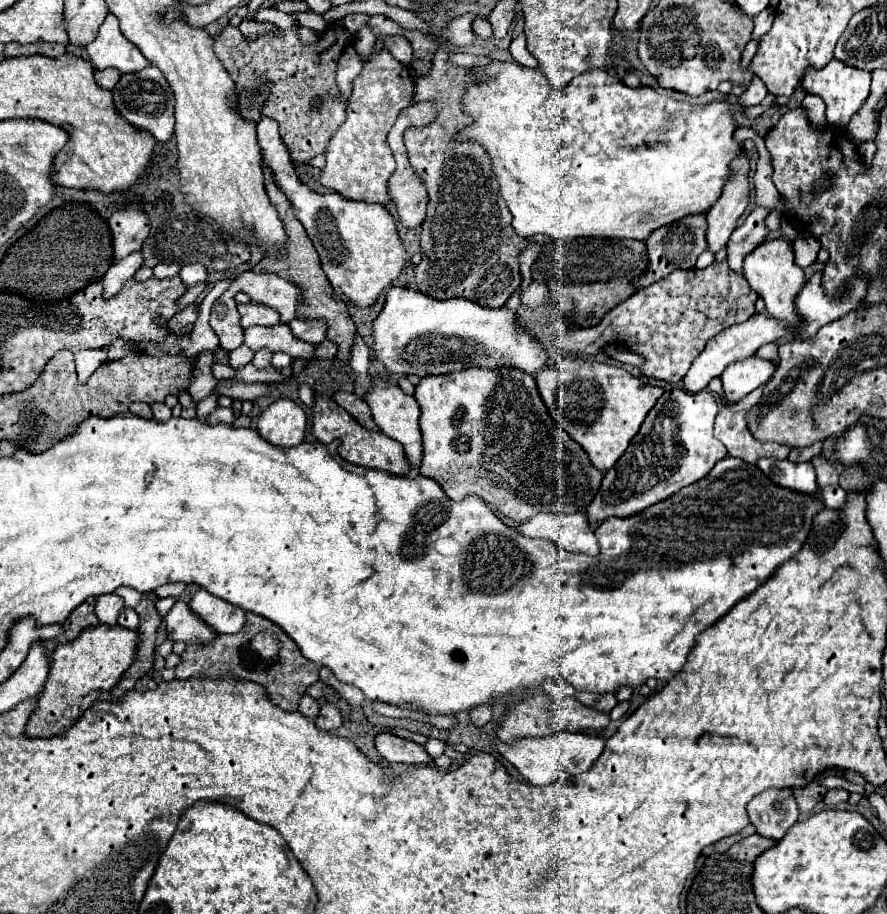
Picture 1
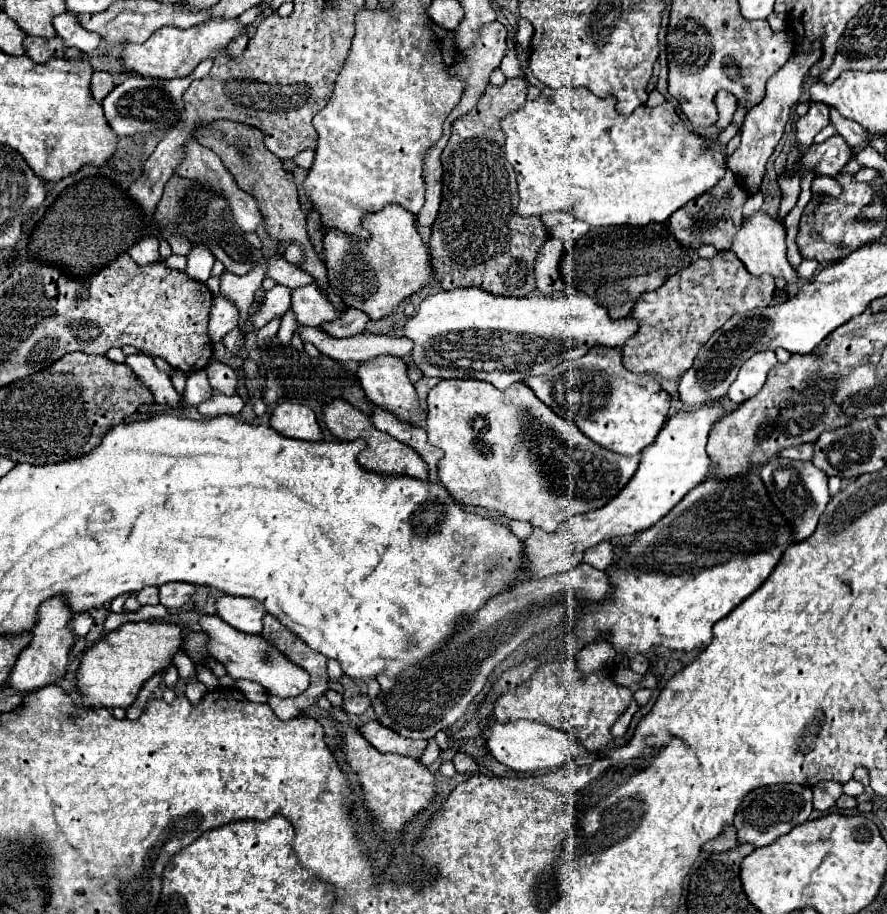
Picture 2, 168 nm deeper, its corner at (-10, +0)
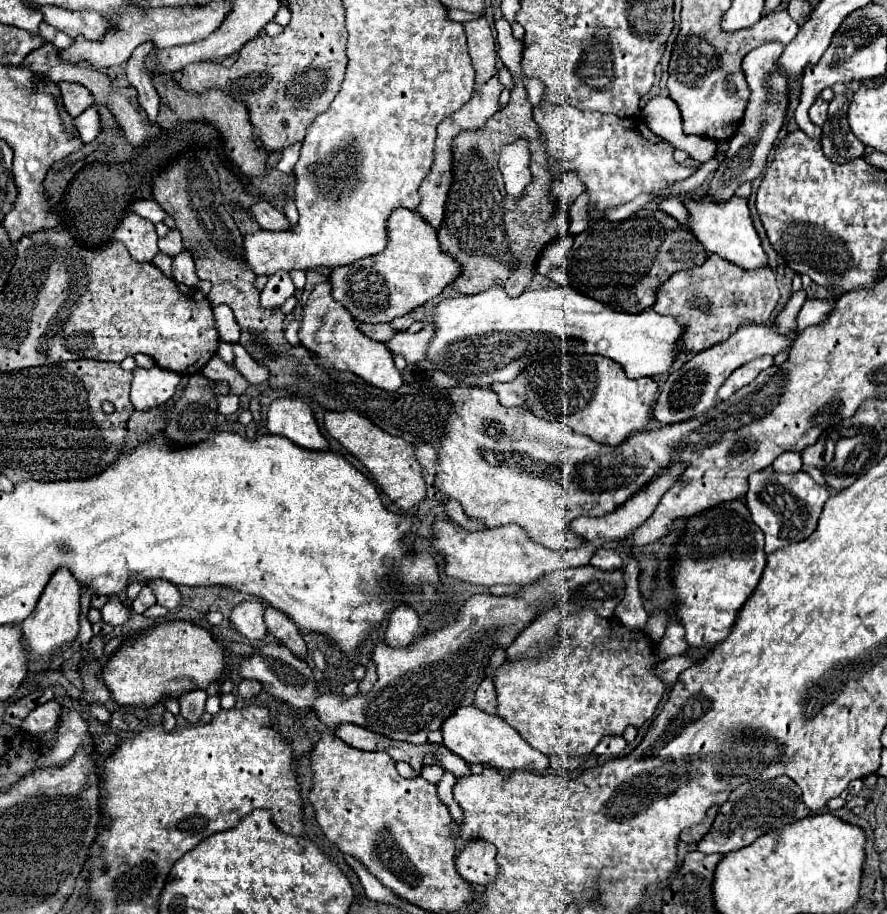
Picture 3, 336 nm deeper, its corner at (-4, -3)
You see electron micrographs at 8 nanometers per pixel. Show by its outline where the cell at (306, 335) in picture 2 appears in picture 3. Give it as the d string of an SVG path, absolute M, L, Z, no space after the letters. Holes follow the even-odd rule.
M425 325L419 333L401 331L397 337L393 337L393 341L385 345L391 349L391 353L403 355L407 363L419 363L427 359L427 347L433 335L435 335L435 325Z

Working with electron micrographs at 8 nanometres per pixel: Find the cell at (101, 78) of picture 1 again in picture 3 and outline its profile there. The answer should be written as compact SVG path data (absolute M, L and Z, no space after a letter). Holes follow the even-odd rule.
M61 81L59 89L61 89L65 111L71 117L77 117L79 113L83 113L93 103L93 95L89 93L89 89L79 85L79 83L65 83L65 81Z

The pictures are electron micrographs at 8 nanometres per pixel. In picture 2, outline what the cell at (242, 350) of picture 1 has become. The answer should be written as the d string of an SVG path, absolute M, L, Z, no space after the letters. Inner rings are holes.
M239 328L227 332L225 338L223 338L223 344L225 344L227 350L231 350L231 352L233 352L235 356L239 356L239 358L247 358L247 356L249 356L249 350L247 350L247 346L245 346L245 336L241 334Z

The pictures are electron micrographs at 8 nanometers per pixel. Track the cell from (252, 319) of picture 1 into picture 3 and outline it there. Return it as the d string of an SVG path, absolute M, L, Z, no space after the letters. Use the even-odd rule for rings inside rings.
M277 273L277 277L269 277L267 285L261 291L261 305L267 309L281 307L295 293L295 285L289 273Z

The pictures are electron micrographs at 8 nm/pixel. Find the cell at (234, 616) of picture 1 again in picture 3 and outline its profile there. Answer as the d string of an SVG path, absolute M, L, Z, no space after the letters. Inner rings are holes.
M259 599L241 601L231 611L231 623L247 639L265 641L269 631L267 631L267 625L263 621L263 609L265 609L265 605Z

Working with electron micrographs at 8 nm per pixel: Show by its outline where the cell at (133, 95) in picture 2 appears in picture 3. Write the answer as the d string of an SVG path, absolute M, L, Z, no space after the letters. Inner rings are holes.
M93 107L85 109L79 117L73 119L73 129L75 129L77 137L79 137L83 143L91 143L91 141L97 137L99 125L101 125L101 123L99 123L99 113L97 113L97 109L93 109Z

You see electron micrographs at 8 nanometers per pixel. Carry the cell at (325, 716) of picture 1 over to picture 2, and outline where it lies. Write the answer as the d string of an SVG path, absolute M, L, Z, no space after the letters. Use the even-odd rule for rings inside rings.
M353 696L353 698L345 698L341 708L349 714L363 714L369 704L371 704L371 700L367 696Z

